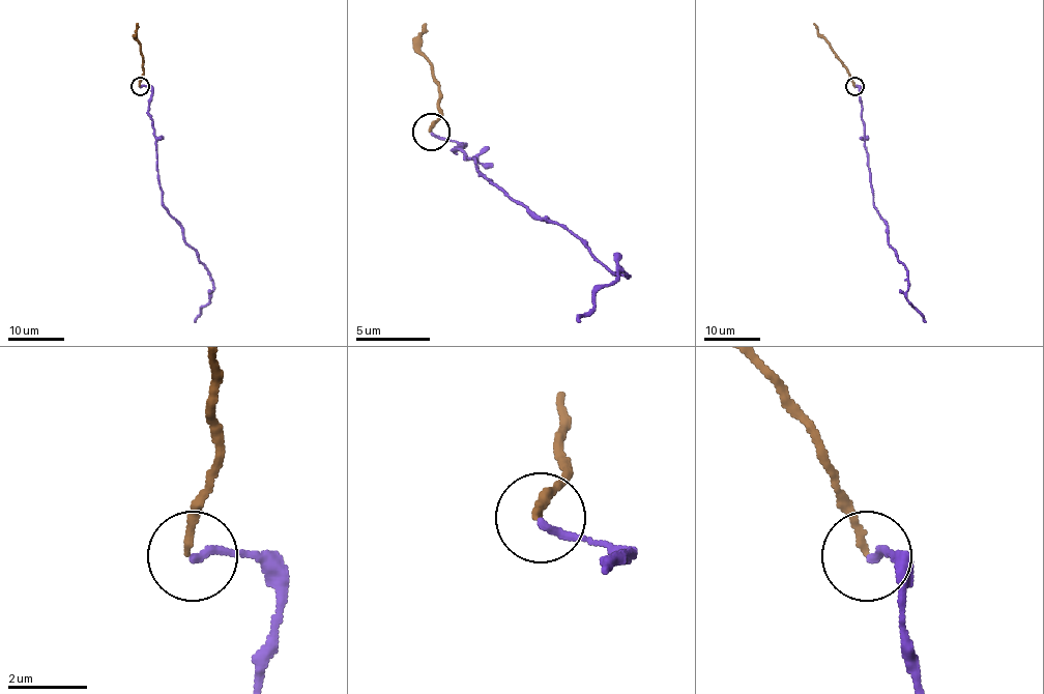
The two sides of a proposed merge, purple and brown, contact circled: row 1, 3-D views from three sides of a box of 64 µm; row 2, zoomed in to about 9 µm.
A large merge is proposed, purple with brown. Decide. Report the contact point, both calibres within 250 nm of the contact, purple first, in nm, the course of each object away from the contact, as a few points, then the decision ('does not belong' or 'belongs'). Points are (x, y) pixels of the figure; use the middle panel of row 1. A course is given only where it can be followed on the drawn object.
place (431, 132); calibres 200 and 160 nm; course purple (430, 133), (464, 144), (453, 151), (475, 158), (479, 173), (628, 275), (595, 293), (576, 322); course brown (430, 133), (441, 114), (434, 65), (423, 35), (427, 24); belongs

